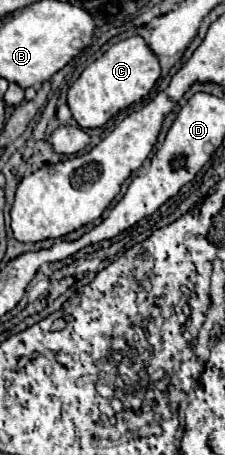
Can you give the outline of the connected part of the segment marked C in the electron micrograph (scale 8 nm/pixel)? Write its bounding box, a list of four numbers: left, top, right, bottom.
[68,36,158,128]

